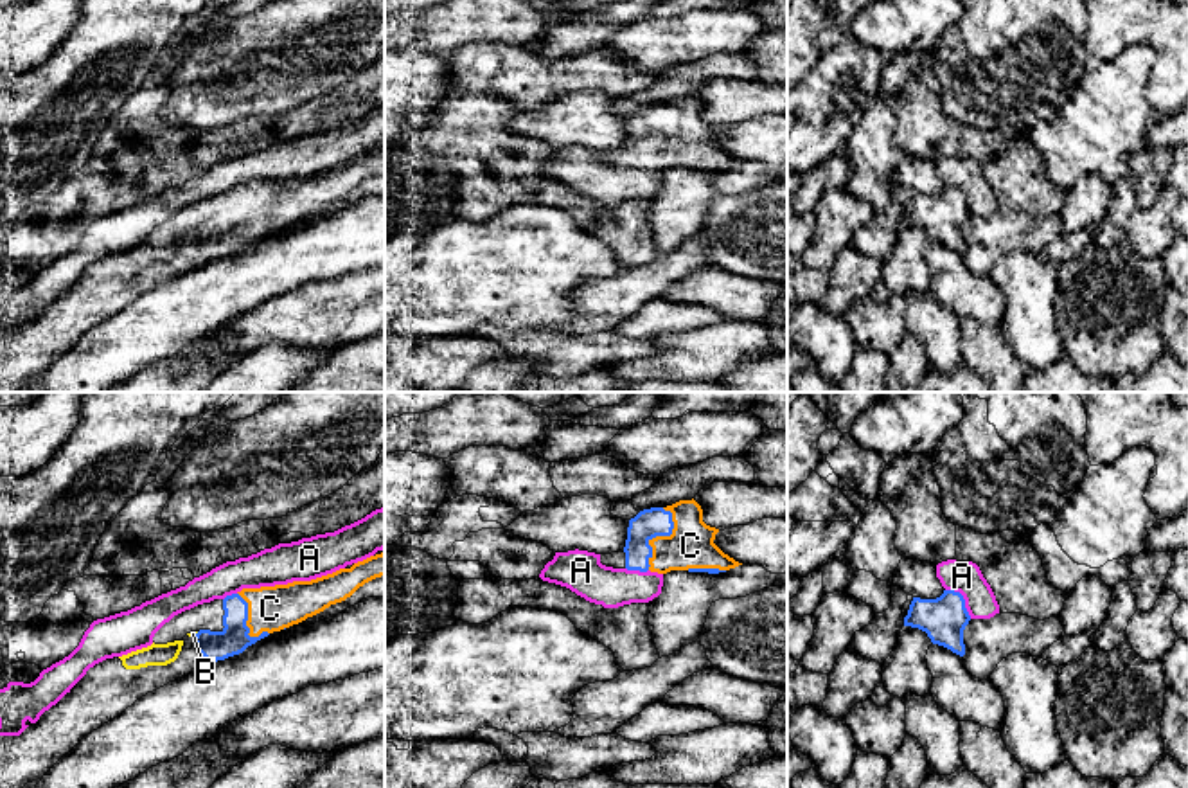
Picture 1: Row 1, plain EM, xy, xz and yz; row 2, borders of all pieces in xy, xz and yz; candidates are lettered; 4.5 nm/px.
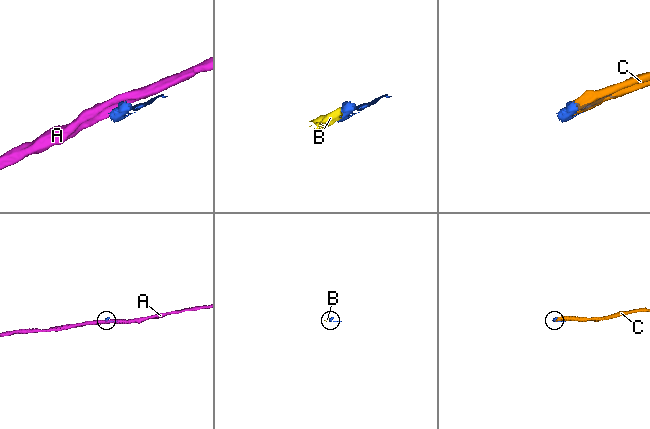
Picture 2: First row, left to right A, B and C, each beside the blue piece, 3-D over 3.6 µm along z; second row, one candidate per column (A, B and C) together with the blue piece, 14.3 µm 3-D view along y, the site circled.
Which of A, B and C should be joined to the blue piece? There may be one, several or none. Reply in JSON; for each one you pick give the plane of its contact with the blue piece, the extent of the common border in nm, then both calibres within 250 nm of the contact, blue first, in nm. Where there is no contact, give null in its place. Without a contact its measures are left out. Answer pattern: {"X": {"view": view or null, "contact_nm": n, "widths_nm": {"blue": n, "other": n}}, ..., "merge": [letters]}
{"B": {"view": "xy", "contact_nm": 40, "widths_nm": {"blue": 140, "other": 30}}, "C": {"view": "xz", "contact_nm": 280, "widths_nm": {"blue": 140, "other": 200}}, "merge": ["B", "C"]}

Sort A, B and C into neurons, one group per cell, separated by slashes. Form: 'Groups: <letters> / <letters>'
Groups: A / B C

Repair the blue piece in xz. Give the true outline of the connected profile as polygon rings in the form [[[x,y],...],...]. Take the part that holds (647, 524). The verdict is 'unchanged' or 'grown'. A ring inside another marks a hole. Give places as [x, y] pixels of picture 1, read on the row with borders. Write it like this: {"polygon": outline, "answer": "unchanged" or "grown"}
{"polygon": [[[694,498],[643,509],[629,520],[625,547],[600,554],[600,563],[658,574],[670,570],[719,574],[742,565],[714,543],[717,533],[719,529],[703,522],[703,509]]], "answer": "grown"}

